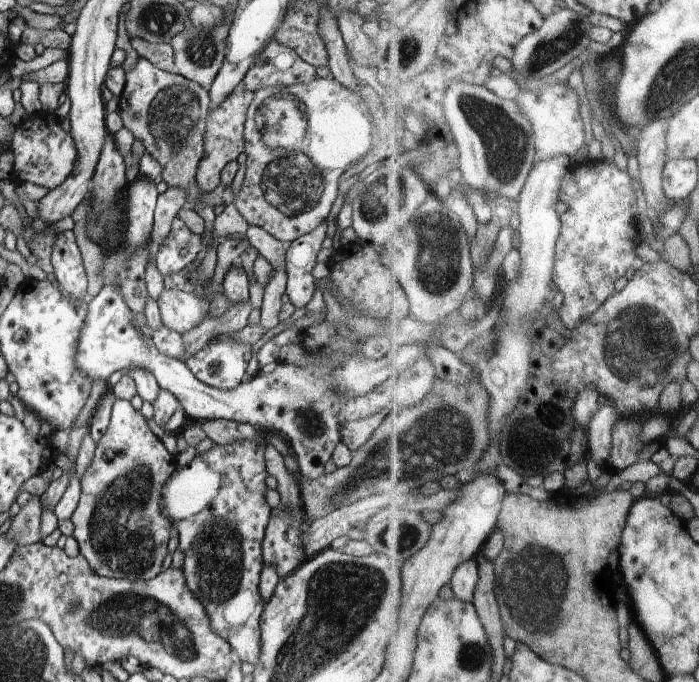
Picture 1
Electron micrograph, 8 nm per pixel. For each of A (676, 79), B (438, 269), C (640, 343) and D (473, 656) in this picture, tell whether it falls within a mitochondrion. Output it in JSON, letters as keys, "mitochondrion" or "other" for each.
{"A":"mitochondrion","B":"mitochondrion","C":"mitochondrion","D":"mitochondrion"}

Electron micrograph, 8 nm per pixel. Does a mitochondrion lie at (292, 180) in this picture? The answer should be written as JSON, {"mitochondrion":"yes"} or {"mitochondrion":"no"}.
{"mitochondrion":"yes"}

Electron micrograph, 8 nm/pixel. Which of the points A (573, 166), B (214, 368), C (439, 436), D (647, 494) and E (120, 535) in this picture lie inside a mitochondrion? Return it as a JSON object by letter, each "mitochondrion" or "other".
{"A":"other","B":"mitochondrion","C":"mitochondrion","D":"other","E":"mitochondrion"}

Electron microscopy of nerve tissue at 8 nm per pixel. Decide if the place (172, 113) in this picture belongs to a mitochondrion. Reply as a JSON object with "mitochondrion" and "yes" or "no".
{"mitochondrion":"yes"}

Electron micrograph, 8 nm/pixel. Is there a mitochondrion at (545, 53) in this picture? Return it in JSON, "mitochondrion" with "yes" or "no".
{"mitochondrion":"yes"}

